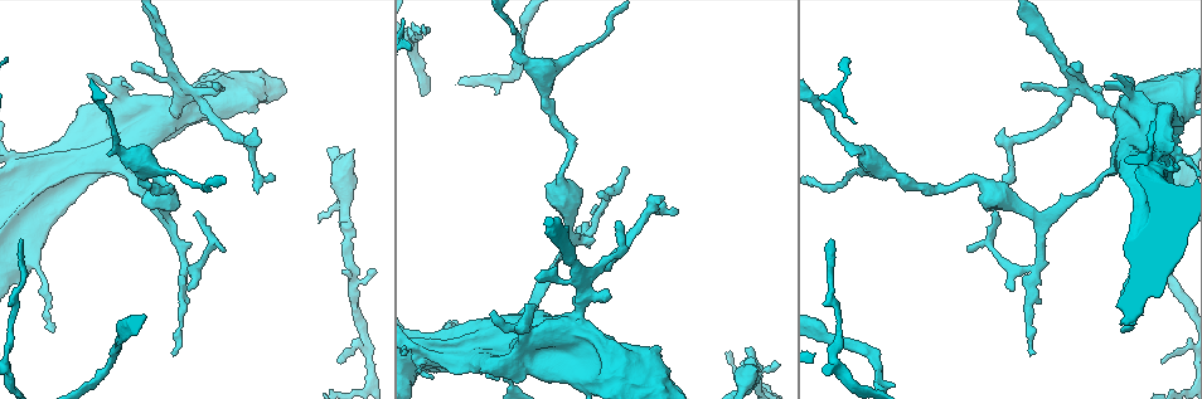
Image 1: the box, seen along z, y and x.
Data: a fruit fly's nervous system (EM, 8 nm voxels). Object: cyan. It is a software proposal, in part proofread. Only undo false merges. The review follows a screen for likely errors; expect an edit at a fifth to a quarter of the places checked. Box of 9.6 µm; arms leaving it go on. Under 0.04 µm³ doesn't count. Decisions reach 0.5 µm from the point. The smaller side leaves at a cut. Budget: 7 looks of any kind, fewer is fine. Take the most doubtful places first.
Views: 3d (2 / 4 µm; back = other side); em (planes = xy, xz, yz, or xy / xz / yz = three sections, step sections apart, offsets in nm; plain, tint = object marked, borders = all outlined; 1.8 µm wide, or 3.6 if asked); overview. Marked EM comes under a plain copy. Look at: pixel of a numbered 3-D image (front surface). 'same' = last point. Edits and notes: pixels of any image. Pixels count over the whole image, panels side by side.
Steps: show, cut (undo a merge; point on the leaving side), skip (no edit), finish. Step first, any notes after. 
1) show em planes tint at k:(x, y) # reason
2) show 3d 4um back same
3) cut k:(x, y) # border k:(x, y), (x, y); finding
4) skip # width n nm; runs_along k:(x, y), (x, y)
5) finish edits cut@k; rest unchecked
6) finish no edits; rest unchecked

show 3d 2um at 1:(184, 91) # a fork

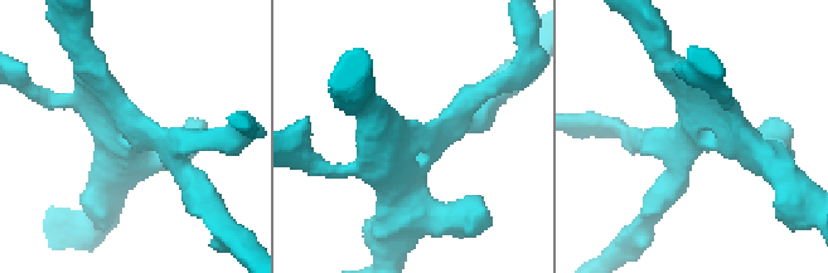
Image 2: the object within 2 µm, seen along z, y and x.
show em planes borders at 2:(125, 141) # need the tissue

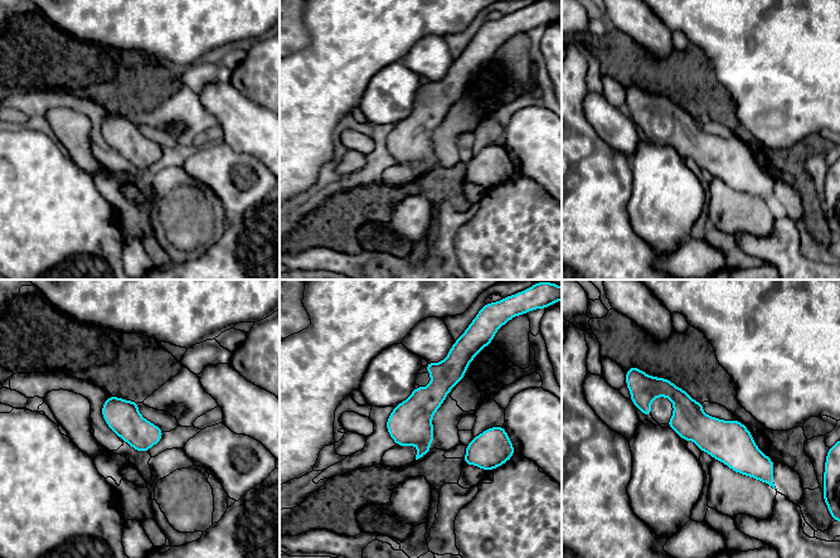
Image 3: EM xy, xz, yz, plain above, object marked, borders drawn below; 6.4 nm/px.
skip # runs_along 3:(639, 382), (666, 388), (765, 464); continuous, no second neuron

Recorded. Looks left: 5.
show 3d 4um at 1:(646, 210) # abrupt turn

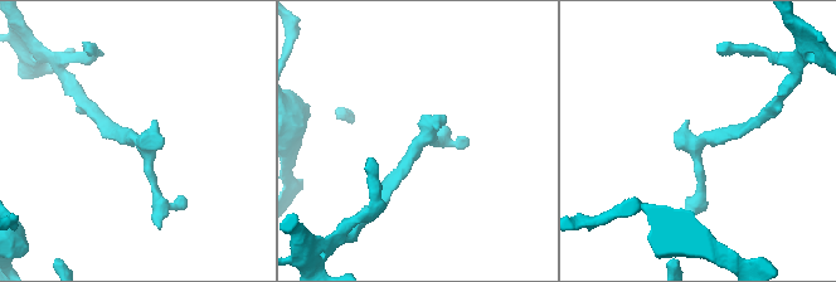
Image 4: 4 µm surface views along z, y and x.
show em planes borders at 4:(700, 139)

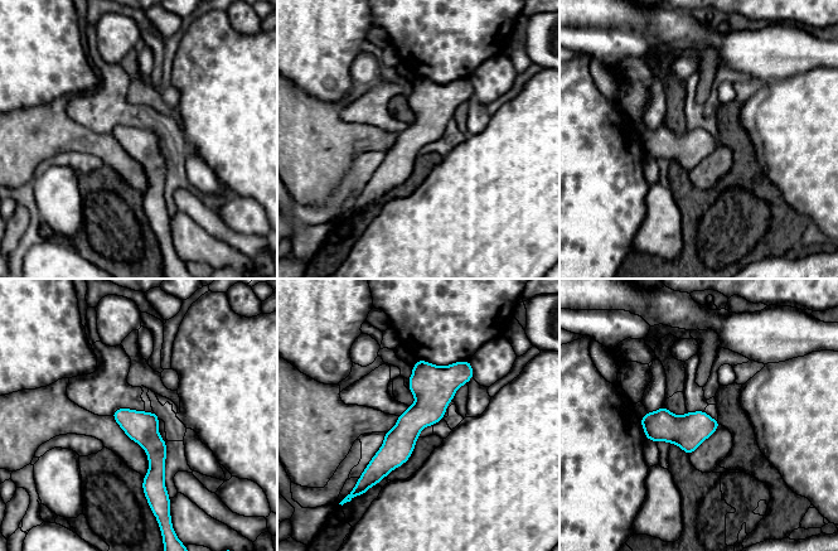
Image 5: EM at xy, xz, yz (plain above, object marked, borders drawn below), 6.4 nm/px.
skip # width 200 nm; all the same neuron

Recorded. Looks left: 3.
show em planes tint at 1:(1130, 90) # thick turns thin

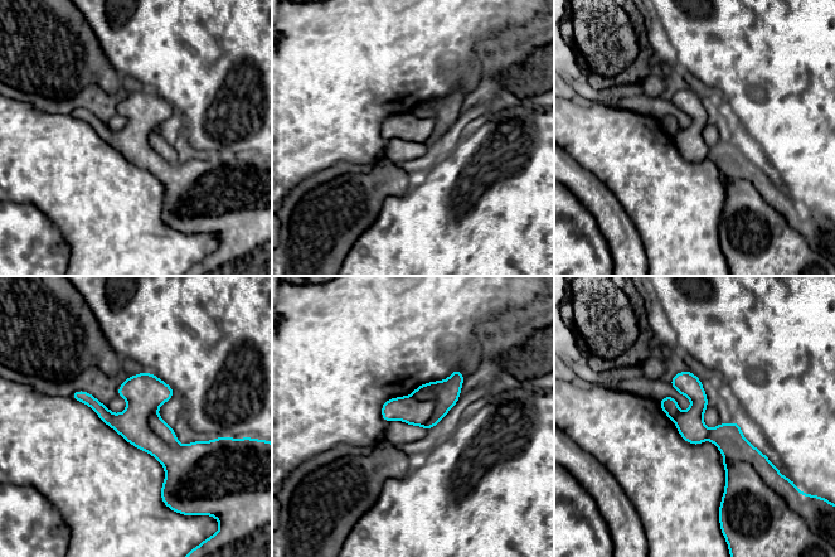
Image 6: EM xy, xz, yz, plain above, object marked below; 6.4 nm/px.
cut 6:(158, 425) # width 180 nm; border 6:(151, 412), (149, 427), (178, 445); two neurons meet here

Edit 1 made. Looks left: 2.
finish edits cut@6; rest unchecked

